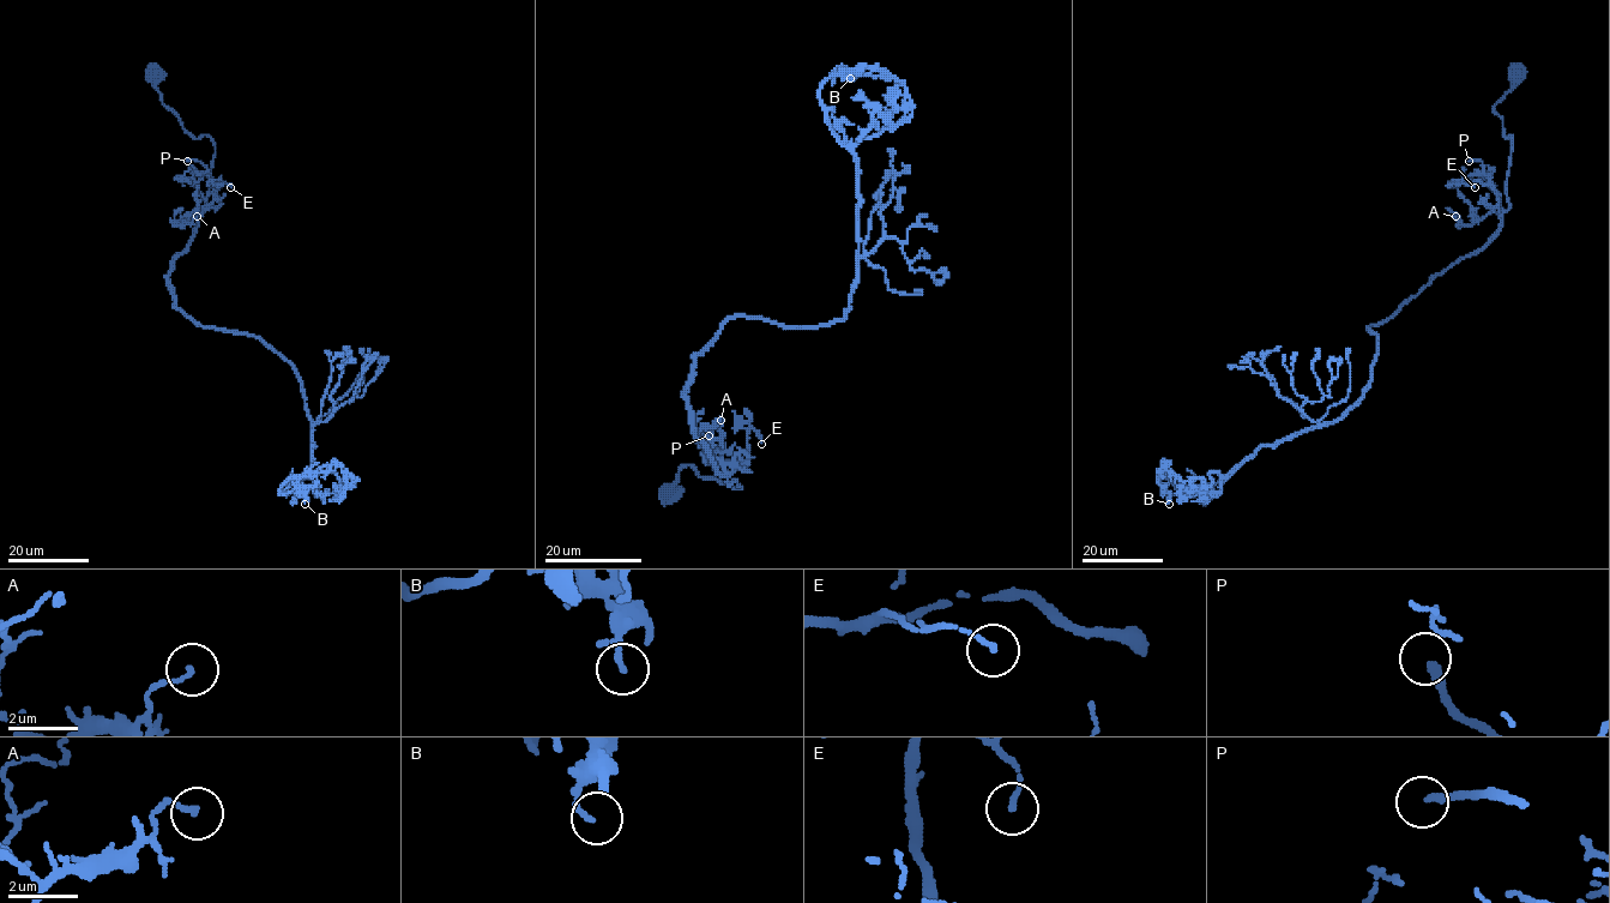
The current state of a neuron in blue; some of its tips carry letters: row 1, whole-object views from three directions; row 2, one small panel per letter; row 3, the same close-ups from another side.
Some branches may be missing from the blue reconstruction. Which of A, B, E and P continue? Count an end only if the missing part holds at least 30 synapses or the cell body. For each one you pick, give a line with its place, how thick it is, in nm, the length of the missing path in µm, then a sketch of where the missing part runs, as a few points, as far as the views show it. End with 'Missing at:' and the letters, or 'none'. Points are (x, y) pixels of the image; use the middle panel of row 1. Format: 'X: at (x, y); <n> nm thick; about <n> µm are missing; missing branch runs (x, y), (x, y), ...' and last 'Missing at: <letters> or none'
Missing at: none

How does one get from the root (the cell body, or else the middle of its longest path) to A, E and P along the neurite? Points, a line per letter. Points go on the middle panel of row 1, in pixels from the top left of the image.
A: (671, 494), (685, 465), (741, 487), (727, 483), (723, 464), (697, 439), (721, 420)
E: (671, 494), (685, 465), (741, 487), (728, 485), (727, 477), (748, 461), (751, 427), (761, 444)
P: (671, 494), (685, 465), (741, 487), (727, 483), (741, 467), (737, 458), (709, 435)

